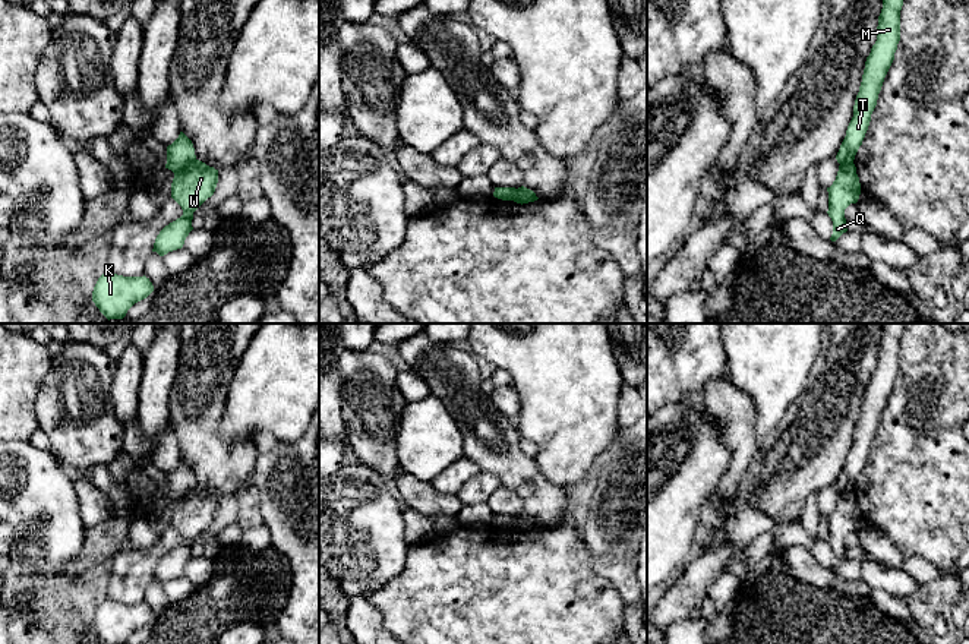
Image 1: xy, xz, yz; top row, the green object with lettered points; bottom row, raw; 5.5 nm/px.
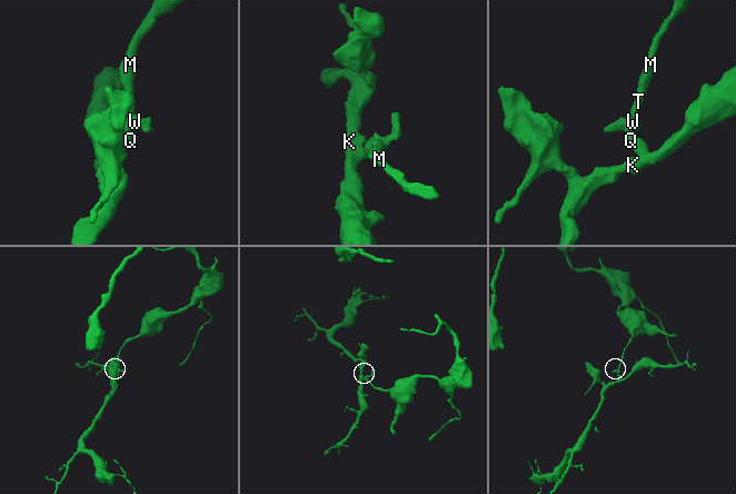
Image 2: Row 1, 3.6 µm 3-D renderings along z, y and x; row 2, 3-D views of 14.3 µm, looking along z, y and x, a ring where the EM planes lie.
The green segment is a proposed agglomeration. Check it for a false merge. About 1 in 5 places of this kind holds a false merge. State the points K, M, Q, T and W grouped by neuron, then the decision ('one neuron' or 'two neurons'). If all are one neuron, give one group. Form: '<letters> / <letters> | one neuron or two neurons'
K Q W / M T | two neurons

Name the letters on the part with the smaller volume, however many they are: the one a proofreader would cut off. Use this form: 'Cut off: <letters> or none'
Cut off: K, Q, W

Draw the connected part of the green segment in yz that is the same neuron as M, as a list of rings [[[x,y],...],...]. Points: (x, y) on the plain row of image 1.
[[[883,323],[877,369],[867,385],[862,410],[853,433],[853,445],[836,483],[839,492],[855,487],[868,458],[878,422],[900,369],[900,338],[903,328],[905,323]]]

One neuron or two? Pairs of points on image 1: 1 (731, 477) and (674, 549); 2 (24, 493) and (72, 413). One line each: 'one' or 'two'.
1: two
2: two

